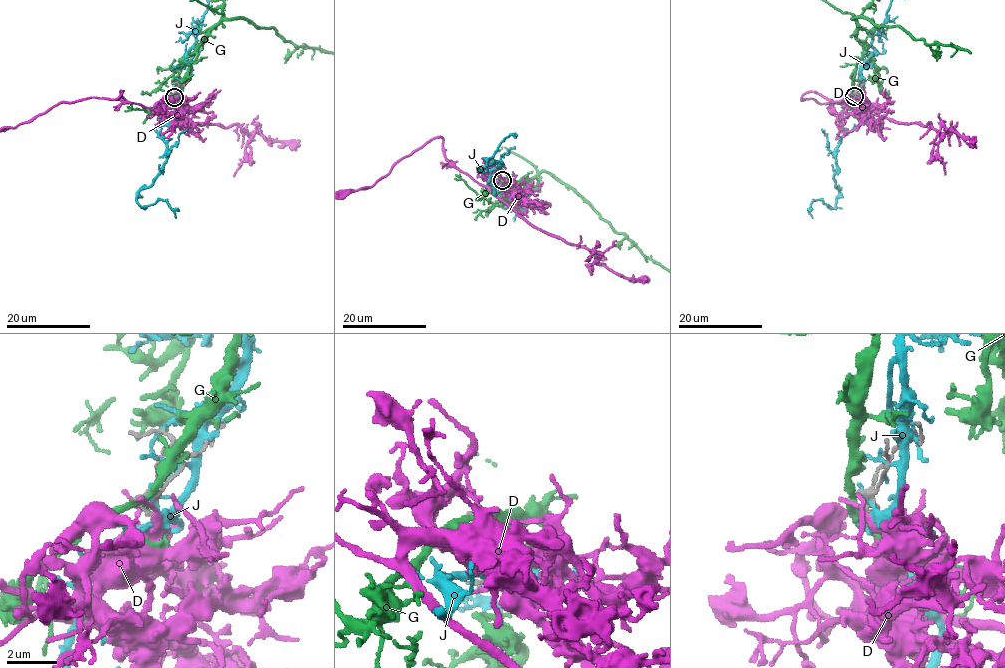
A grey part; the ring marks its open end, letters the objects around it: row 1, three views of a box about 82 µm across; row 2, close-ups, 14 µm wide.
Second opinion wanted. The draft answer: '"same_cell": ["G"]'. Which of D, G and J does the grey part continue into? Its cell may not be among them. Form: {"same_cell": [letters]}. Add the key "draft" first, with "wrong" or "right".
{"draft": "wrong", "same_cell": []}

